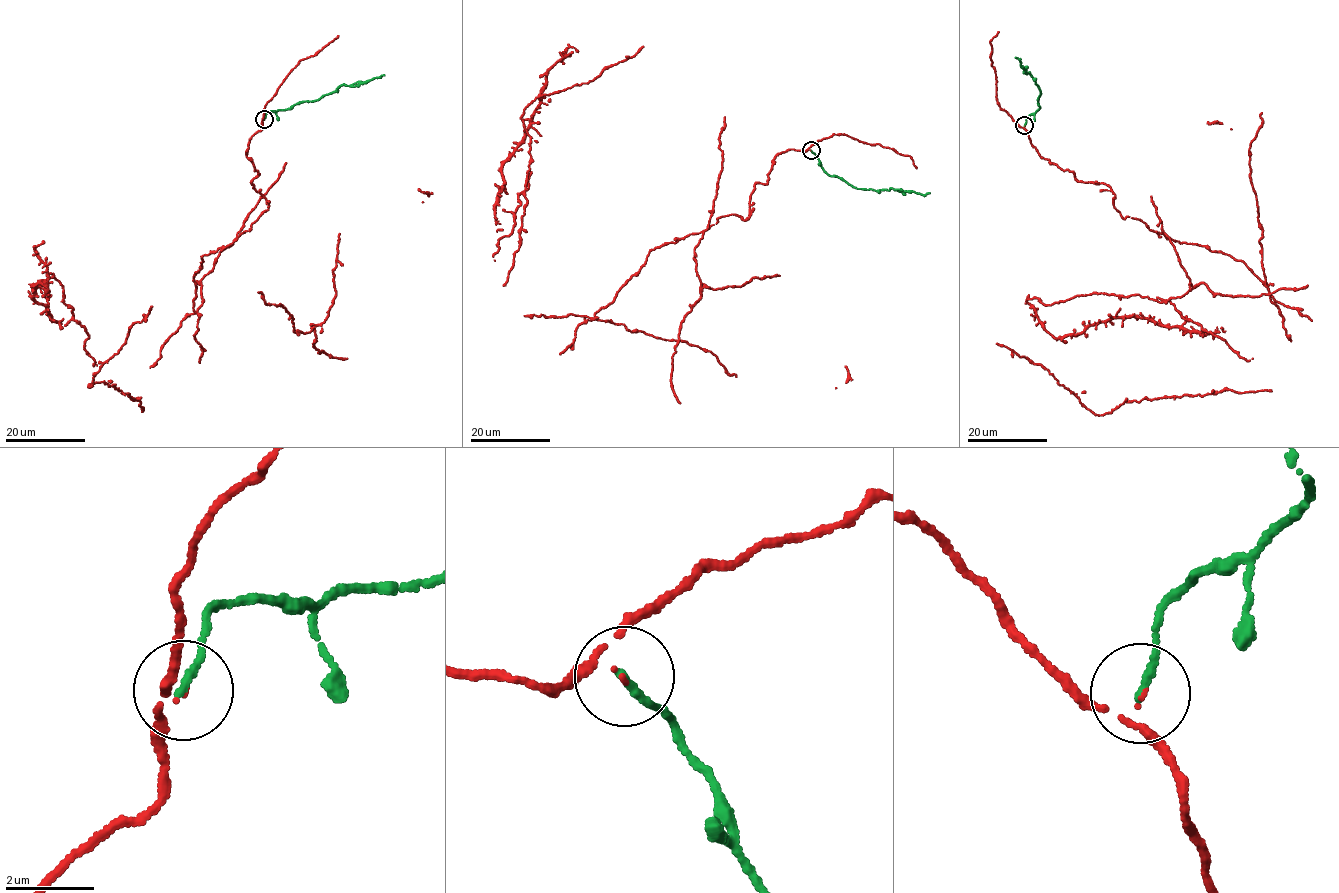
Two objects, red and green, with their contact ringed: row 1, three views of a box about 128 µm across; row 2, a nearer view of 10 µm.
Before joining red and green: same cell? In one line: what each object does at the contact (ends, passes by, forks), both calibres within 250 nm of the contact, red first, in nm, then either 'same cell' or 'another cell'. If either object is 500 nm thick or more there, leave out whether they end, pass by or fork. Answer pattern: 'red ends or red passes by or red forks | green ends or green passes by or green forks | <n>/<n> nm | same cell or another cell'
red passes by | green ends | 50/180 nm | same cell

